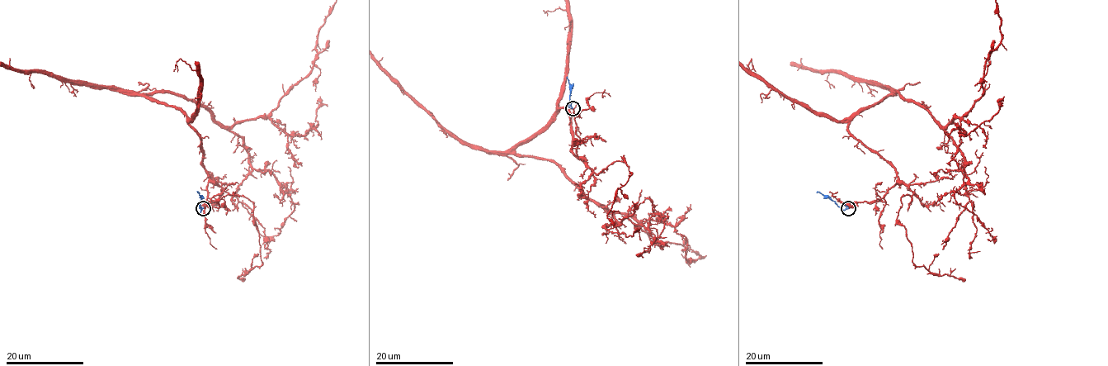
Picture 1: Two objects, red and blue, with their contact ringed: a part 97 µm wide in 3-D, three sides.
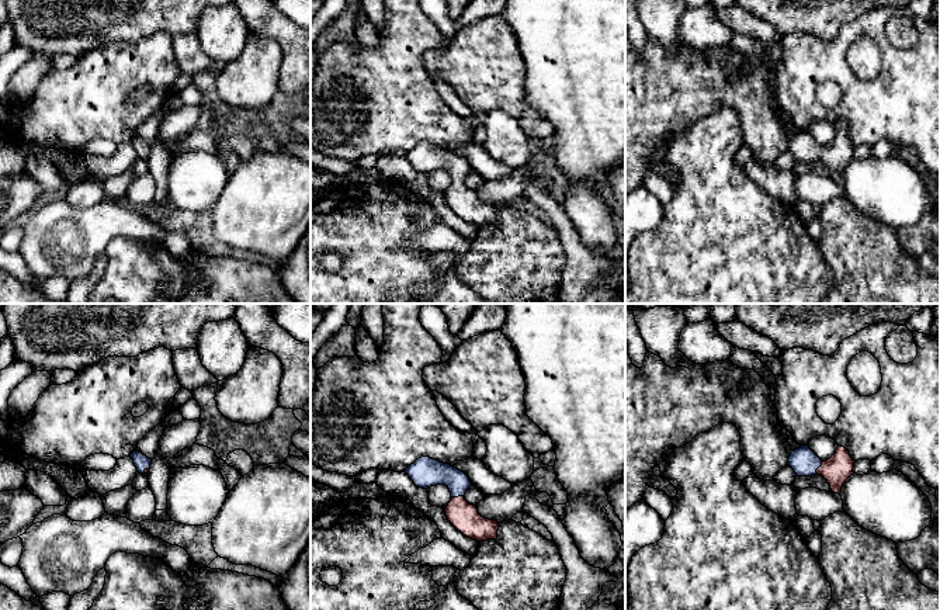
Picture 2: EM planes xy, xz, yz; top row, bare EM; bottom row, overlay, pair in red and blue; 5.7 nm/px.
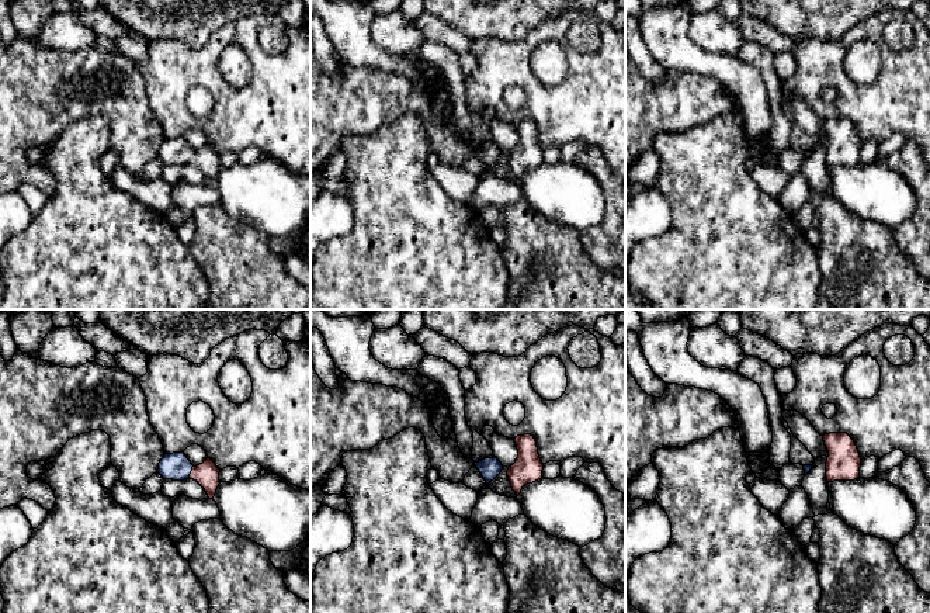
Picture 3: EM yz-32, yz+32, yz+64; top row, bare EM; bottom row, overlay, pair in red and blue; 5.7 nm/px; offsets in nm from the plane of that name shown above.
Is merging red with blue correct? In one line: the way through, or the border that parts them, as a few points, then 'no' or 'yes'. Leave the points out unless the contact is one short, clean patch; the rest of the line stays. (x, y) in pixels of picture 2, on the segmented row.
runs through xz (461, 515), (458, 512), (458, 496), (441, 474), (425, 472); yes

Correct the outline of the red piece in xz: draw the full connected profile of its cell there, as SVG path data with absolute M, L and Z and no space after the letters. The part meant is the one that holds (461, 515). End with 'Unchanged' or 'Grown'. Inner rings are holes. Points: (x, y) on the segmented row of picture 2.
M422 457L405 472L419 488L445 485L450 489L451 500L445 507L445 516L464 536L479 543L497 538L499 523L482 517L476 506L465 500L464 495L472 484L462 471L430 457Z. Grown

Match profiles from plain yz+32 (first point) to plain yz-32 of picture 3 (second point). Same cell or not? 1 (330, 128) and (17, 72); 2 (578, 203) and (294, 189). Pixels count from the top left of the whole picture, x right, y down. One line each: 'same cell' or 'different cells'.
1: same cell
2: same cell

